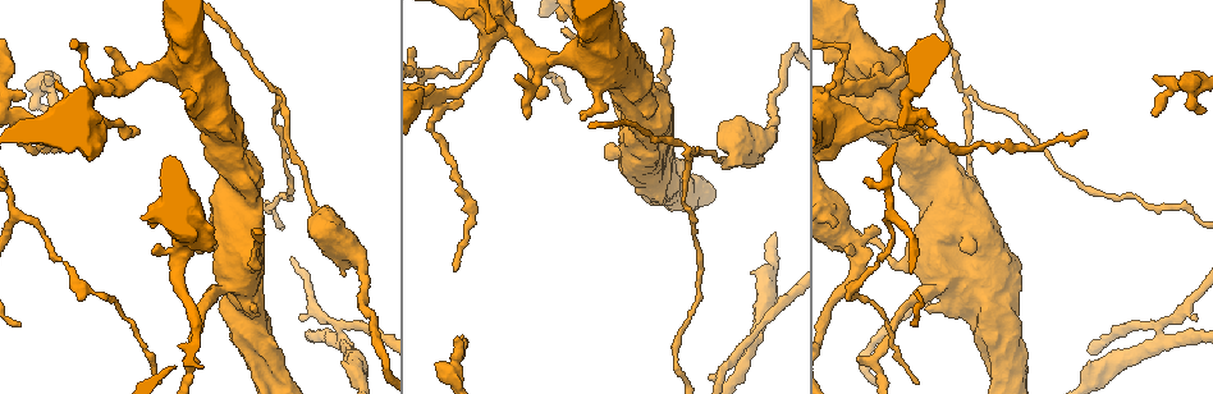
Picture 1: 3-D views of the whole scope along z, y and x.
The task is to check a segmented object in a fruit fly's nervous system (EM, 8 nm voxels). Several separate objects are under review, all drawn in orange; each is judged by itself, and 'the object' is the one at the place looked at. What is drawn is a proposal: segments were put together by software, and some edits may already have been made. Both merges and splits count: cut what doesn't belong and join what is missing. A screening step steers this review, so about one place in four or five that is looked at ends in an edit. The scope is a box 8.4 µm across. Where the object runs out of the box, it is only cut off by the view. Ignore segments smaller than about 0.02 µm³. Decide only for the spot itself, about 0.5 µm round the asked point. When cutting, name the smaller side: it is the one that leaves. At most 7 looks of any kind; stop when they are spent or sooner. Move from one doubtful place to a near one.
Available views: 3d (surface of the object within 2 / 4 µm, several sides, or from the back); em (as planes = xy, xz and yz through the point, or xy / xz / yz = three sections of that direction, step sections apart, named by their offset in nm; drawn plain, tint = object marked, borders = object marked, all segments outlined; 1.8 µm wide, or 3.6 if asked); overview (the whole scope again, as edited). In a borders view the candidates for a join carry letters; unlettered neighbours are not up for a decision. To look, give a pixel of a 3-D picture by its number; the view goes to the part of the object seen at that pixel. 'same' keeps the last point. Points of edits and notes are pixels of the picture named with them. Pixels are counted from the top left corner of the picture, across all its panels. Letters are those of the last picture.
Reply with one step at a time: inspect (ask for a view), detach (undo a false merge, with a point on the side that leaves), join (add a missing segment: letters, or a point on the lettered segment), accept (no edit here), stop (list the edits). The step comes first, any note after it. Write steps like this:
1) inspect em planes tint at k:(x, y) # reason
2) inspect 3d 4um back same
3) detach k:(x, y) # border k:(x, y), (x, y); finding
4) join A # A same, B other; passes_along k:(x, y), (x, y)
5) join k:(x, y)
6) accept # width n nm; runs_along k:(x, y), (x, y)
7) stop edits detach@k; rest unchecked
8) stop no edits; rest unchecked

inspect em xy step 8 tint at 1:(842, 250) # thick end

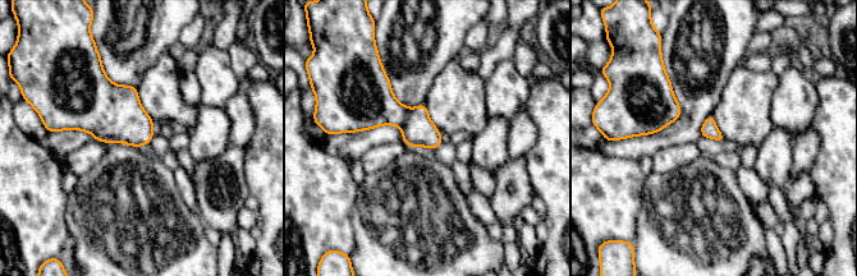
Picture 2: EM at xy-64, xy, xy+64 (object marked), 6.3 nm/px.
inspect em planes borders same # cut it another way

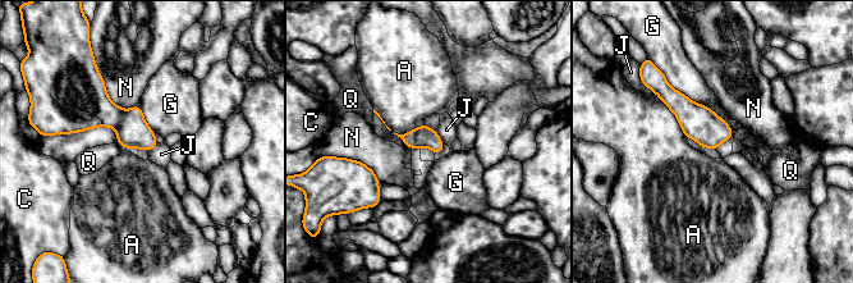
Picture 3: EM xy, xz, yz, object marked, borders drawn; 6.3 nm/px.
accept # A other, C other, G other, J other, N other, Q other; border 3:(436, 132), (444, 144); none of them fits

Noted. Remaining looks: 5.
inspect em 3.6um planes borders at 1:(721, 157)

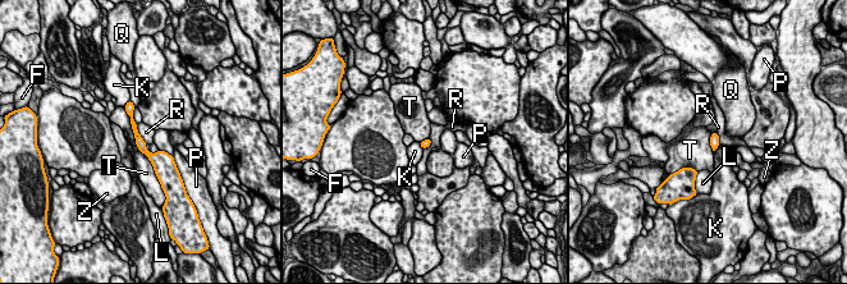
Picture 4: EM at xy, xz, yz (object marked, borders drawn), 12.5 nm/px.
accept # F other, K other, L other, P other, Q other, R other, T other, Z other; runs_along 4:(129, 106), (142, 147), (166, 164); all the same neuron

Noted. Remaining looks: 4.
inspect em planes borders at 1:(345, 275) # stops while still wide

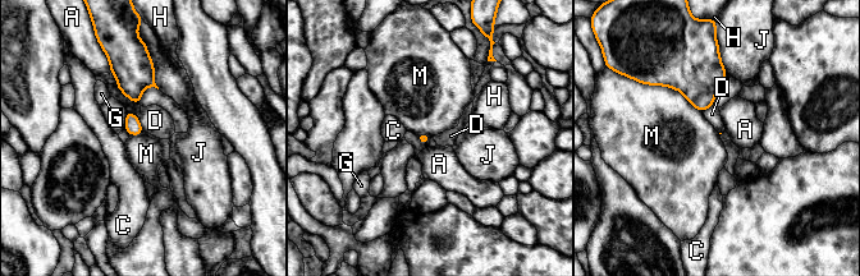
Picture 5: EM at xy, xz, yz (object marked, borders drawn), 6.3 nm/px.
accept # A other, C other, D other, G other, H other, J other, M other; border 5:(644, 83), (676, 88), (701, 111); none of them fits

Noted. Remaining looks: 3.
stop no edits; rest unchecked

